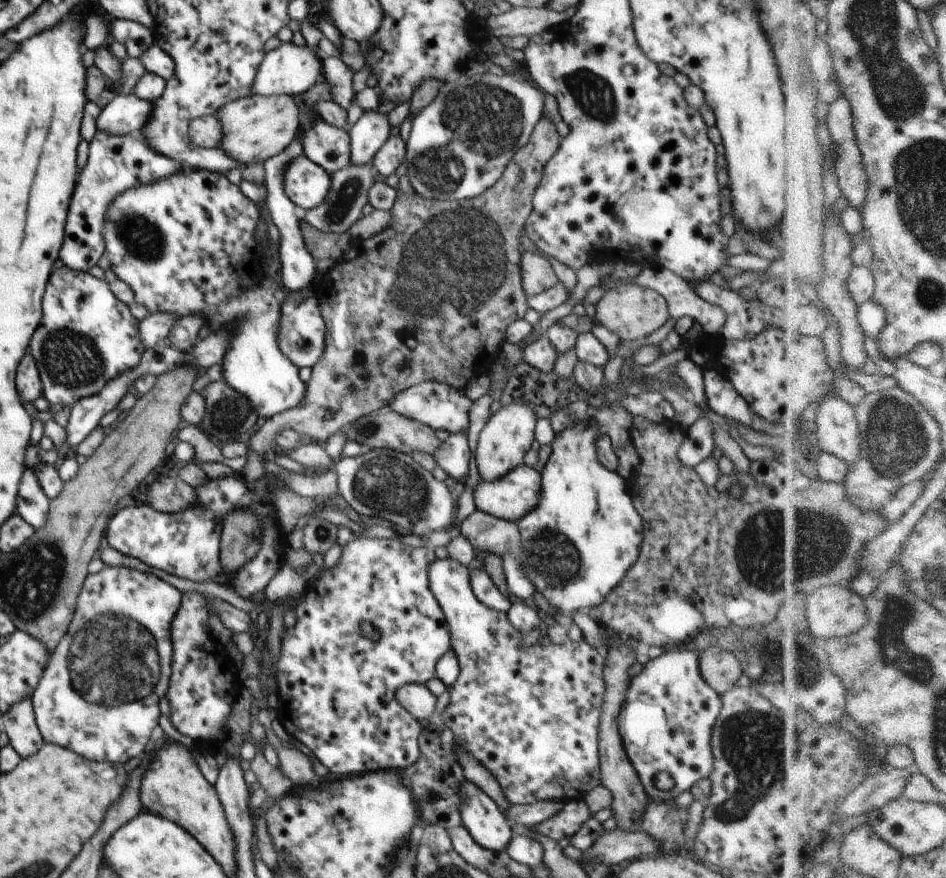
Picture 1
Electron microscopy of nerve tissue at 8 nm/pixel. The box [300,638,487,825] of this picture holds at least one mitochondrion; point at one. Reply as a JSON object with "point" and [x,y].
{"point":[433,795]}

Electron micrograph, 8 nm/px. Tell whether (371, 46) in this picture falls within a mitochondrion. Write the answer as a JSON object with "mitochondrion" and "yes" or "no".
{"mitochondrion":"no"}

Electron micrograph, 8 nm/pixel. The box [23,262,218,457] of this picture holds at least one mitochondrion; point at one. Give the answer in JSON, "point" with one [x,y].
{"point":[70,359]}

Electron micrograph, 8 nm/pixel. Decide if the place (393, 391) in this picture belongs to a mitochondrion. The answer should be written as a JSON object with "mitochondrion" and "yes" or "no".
{"mitochondrion":"no"}

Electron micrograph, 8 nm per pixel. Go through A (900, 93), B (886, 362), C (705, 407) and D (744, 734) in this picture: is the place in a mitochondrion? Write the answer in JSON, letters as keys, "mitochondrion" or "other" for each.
{"A":"mitochondrion","B":"other","C":"other","D":"mitochondrion"}

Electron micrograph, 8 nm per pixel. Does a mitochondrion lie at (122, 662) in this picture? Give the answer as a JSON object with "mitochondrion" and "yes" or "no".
{"mitochondrion":"yes"}

